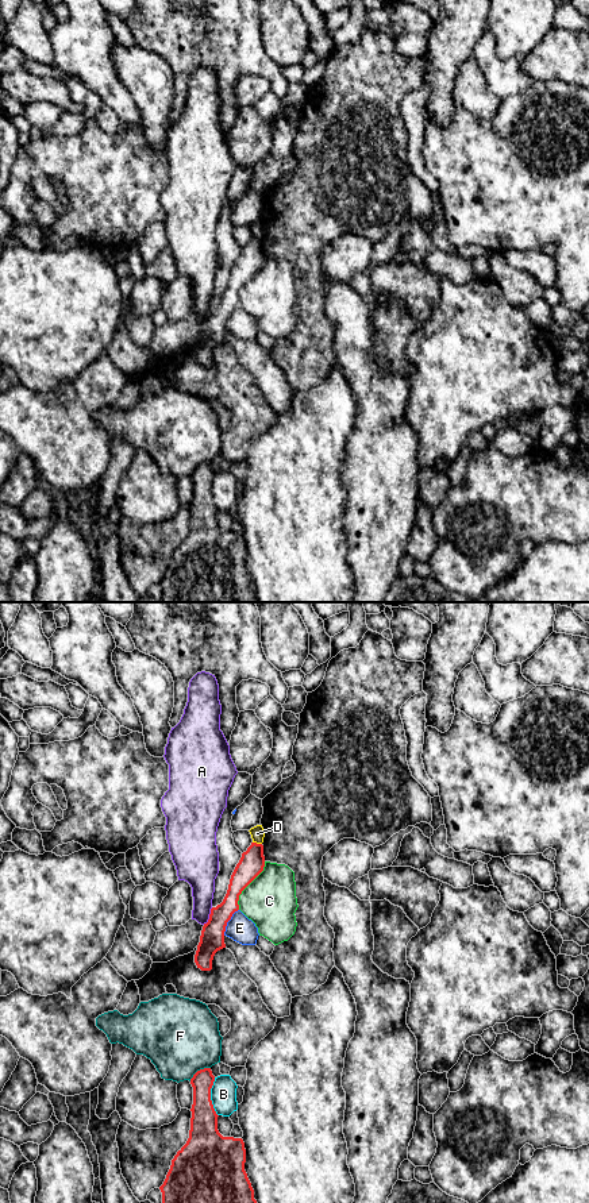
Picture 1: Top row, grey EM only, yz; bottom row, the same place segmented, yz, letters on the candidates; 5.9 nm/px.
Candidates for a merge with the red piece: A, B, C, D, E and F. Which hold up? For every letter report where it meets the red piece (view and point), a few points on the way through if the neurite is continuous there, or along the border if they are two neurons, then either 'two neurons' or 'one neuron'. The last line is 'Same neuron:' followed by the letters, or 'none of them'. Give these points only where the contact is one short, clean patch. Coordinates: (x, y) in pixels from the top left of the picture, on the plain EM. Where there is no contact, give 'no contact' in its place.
A: meets red in yz at (210, 312); two neurons
B: meets red in yz at (210, 492); two neurons
C: meets red in yz at (247, 280); border along yz (265, 257), (264, 265), (239, 290), (238, 304); two neurons
D: meets red in yz at (255, 238); border along yz (253, 236), (261, 239); two neurons
E: meets red in yz at (227, 316); two neurons
F: meets red in yz at (200, 465); two neurons
Same neuron: none of them

